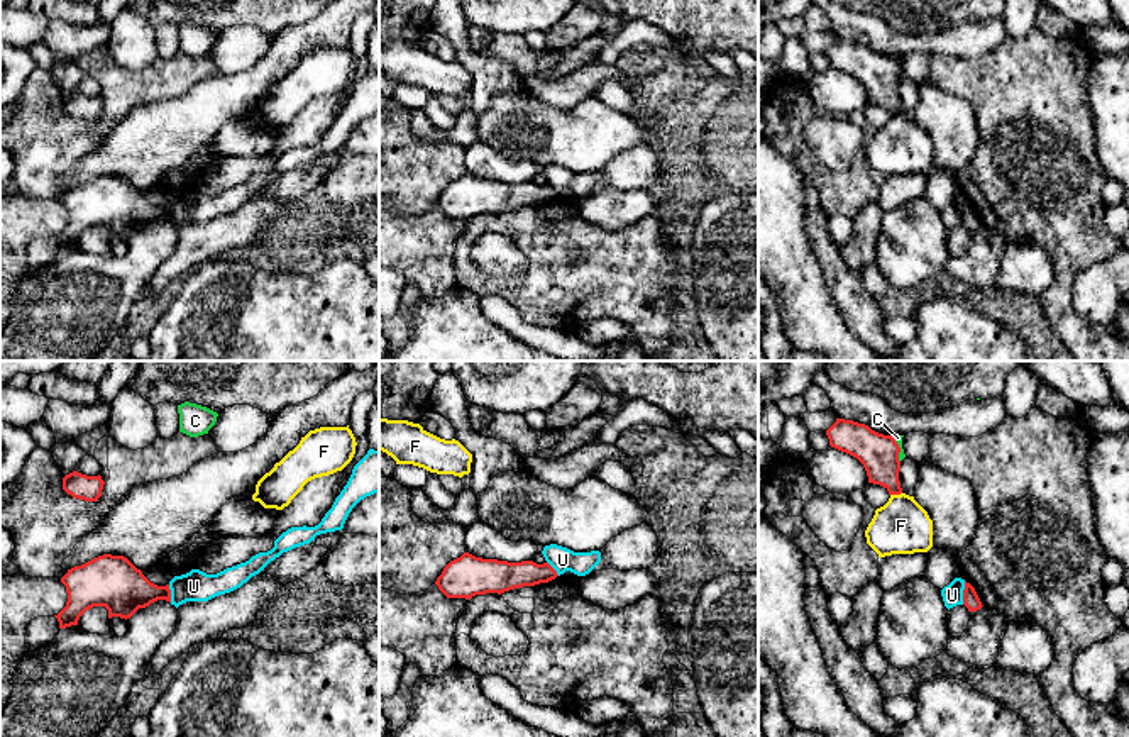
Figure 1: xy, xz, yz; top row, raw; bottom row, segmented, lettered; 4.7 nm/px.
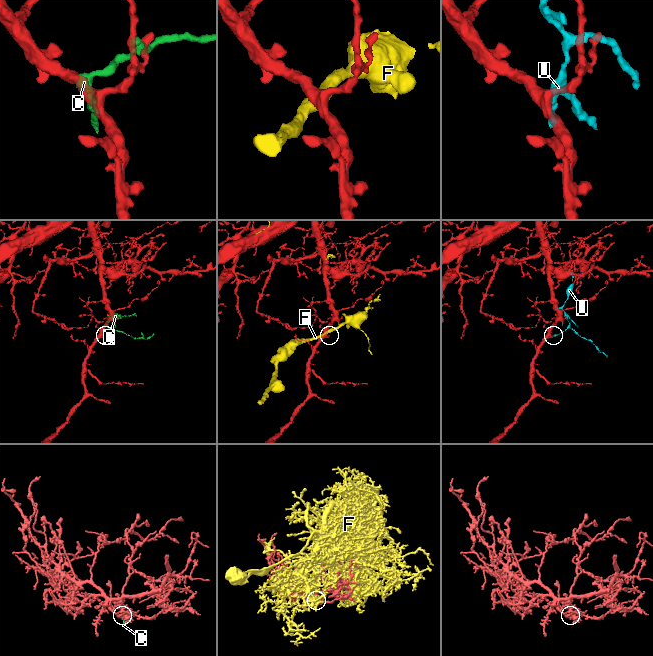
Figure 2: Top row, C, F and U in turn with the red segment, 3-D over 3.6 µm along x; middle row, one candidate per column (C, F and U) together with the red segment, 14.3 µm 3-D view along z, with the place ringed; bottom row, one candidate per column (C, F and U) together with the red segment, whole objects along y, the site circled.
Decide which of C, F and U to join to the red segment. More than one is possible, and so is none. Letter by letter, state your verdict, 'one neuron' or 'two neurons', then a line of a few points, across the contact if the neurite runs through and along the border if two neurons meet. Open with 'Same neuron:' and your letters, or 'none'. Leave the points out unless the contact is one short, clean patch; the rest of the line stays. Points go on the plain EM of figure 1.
Same neuron: none
C: two neurons; line yz (891, 56), (899, 68), (899, 82)
F: two neurons; line yz (901, 112), (891, 116)
U: two neurons; line yz (965, 202), (962, 224)

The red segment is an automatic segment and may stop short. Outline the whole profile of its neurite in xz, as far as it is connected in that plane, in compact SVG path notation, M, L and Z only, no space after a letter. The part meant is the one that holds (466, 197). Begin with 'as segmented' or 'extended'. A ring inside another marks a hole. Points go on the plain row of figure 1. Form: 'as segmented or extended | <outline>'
as segmented | M464 173L443 188L435 205L447 219L469 220L476 215L501 215L515 208L548 203L557 197L557 191L548 183L508 183Z

